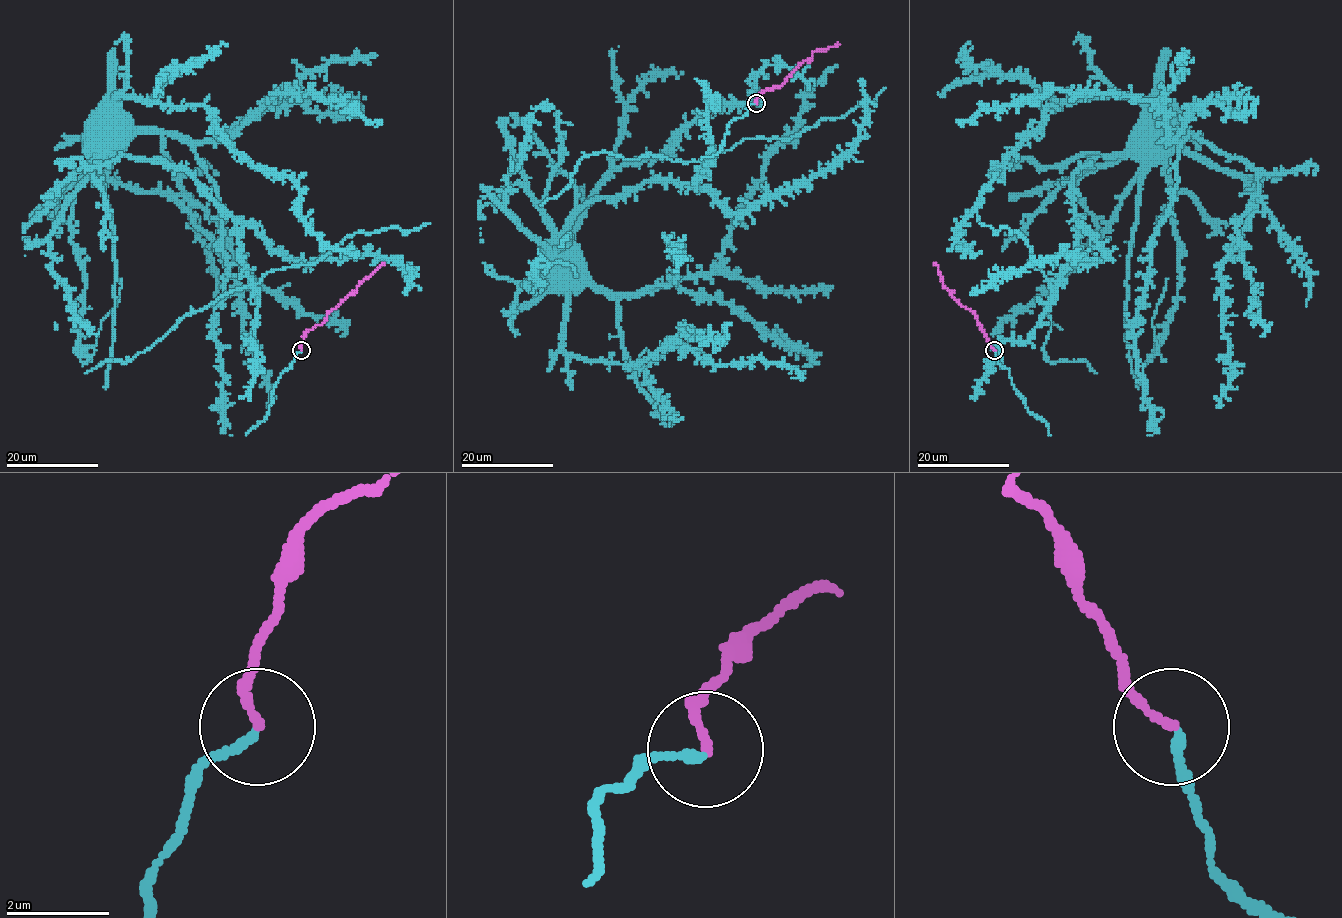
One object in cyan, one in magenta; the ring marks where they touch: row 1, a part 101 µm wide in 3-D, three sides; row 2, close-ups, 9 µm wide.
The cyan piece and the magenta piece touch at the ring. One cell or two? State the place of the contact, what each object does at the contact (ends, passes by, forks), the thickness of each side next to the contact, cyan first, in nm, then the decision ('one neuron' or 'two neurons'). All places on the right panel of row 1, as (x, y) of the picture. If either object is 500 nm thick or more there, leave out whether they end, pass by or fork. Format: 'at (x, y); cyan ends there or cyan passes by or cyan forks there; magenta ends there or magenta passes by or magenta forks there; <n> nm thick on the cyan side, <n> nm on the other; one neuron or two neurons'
at (994, 350); cyan ends there; magenta ends there; 170 nm thick on the cyan side, 150 nm on the other; one neuron

